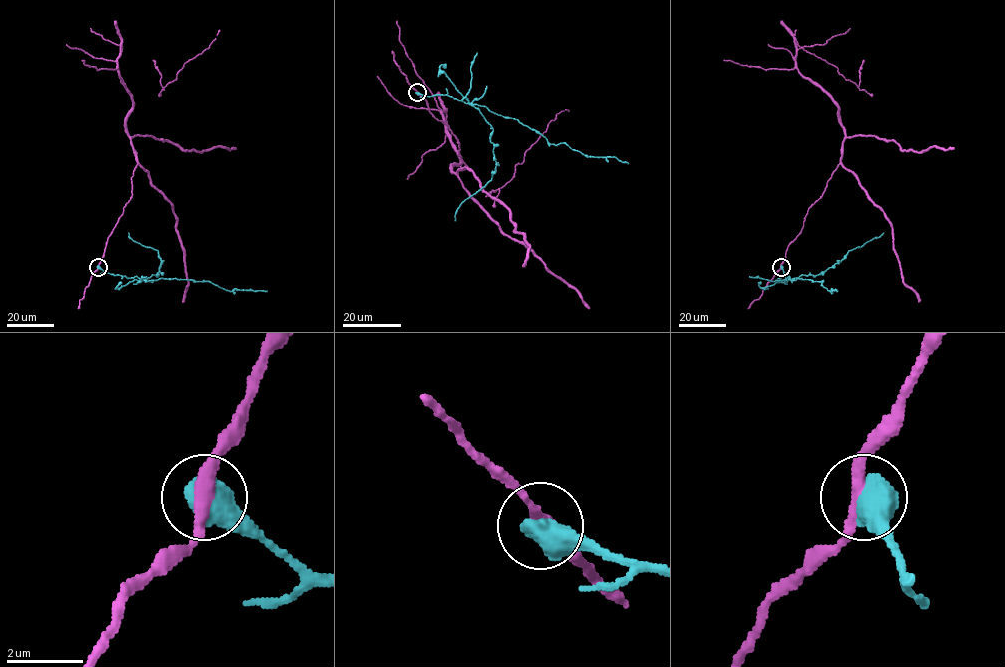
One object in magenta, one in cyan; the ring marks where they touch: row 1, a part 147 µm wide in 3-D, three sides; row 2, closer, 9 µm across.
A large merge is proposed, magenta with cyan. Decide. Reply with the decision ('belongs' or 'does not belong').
does not belong

